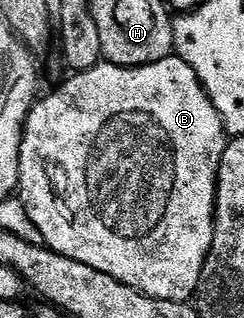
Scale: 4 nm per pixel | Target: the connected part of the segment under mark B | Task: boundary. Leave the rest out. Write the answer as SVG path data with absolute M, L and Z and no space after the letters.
M176 56L164 58L155 64L135 67L115 66L112 62L102 61L89 70L82 70L69 77L73 78L66 77L60 83L62 86L51 91L45 99L42 97L34 101L25 121L25 131L21 134L19 184L16 193L23 208L27 208L27 216L35 220L35 228L39 228L42 243L55 253L71 260L79 260L79 264L87 264L87 268L95 268L95 272L107 272L107 276L127 284L127 288L135 288L148 298L158 298L161 302L189 302L197 293L199 276L203 272L203 264L207 260L213 239L217 169L227 145L225 121L221 119L215 104L211 104L191 64Z

